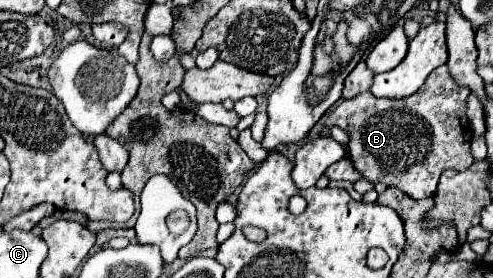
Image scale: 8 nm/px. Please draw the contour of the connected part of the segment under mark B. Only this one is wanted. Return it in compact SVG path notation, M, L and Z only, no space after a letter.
M441 65L417 93L405 99L379 99L367 91L341 101L329 113L327 125L337 125L349 135L349 157L365 179L383 181L413 199L425 199L435 193L445 169L463 171L473 163L473 131L469 119L465 119L469 93L471 89L457 85L447 65Z

